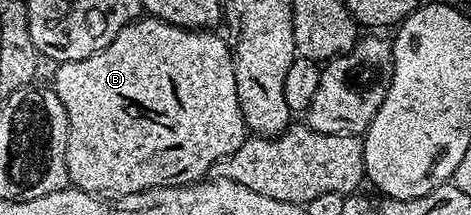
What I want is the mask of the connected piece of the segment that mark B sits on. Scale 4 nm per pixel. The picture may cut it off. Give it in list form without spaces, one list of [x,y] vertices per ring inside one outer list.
[[[142,16],[137,21],[125,26],[115,36],[107,48],[87,56],[83,60],[62,62],[53,74],[51,89],[59,96],[67,114],[69,135],[67,136],[67,172],[69,181],[76,189],[94,196],[124,196],[138,194],[144,190],[154,190],[160,186],[188,186],[191,182],[202,181],[210,173],[209,169],[231,157],[245,143],[247,127],[243,120],[243,112],[239,104],[239,92],[235,84],[235,68],[233,67],[233,52],[228,41],[208,29],[186,30],[184,26],[173,26],[162,18]]]

